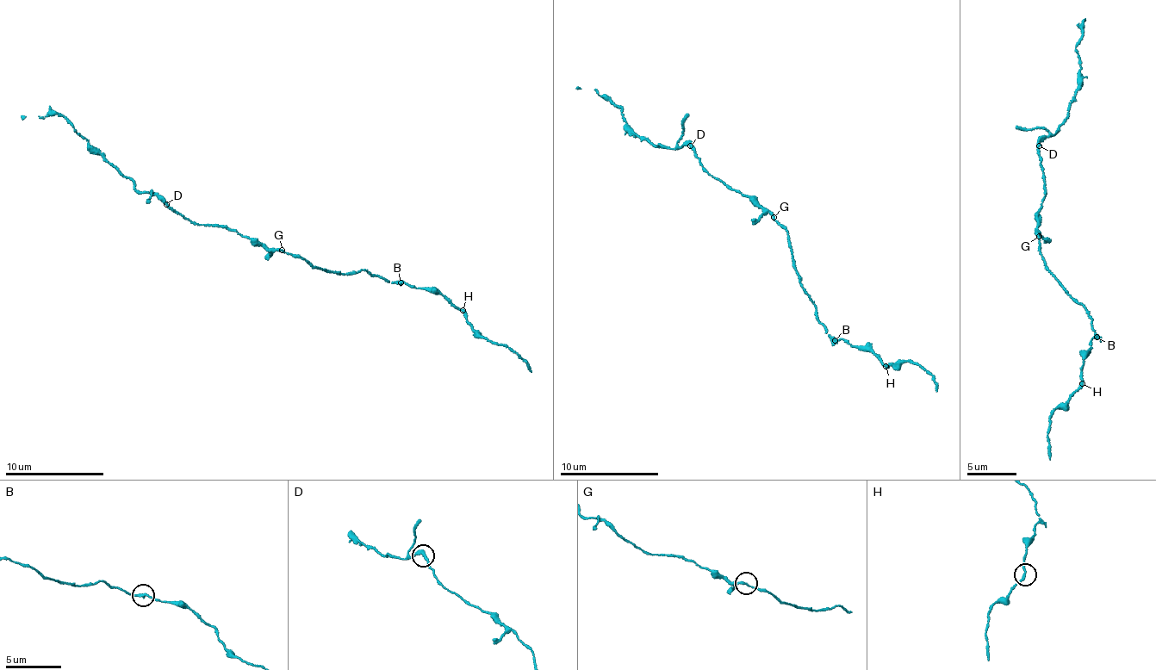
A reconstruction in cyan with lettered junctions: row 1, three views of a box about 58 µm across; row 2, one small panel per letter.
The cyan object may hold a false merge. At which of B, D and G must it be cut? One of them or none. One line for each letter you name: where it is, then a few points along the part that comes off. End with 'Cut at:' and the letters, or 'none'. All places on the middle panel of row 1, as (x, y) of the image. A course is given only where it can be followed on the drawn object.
Cut at: none

